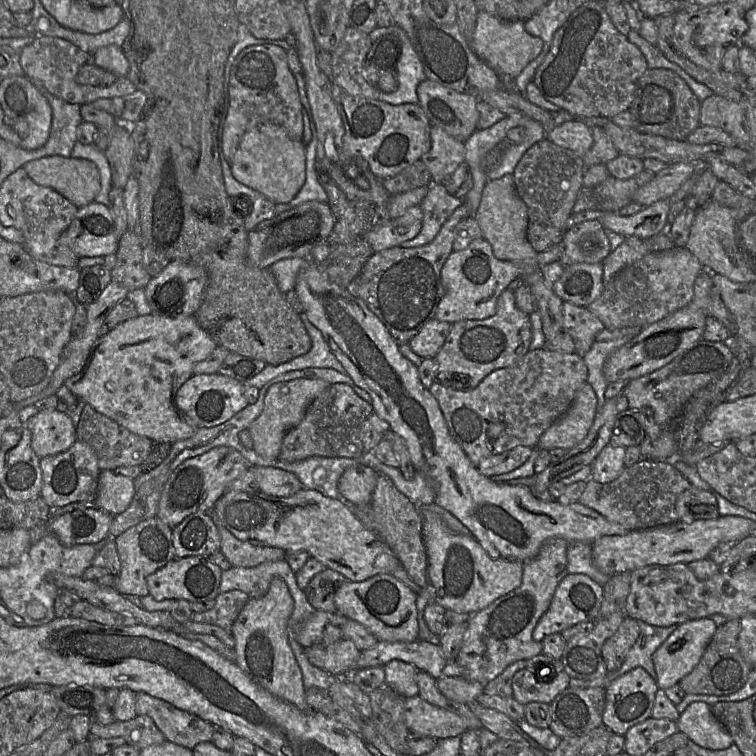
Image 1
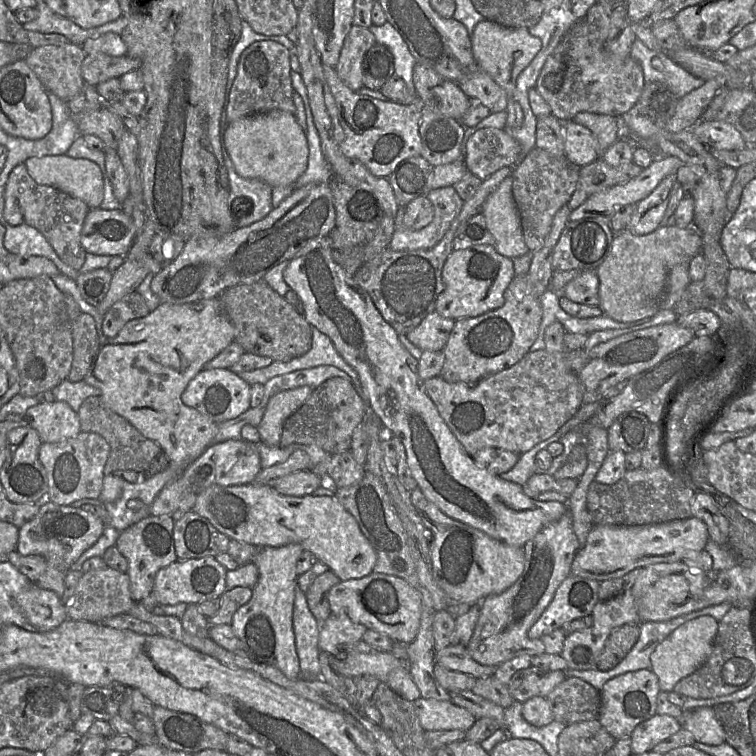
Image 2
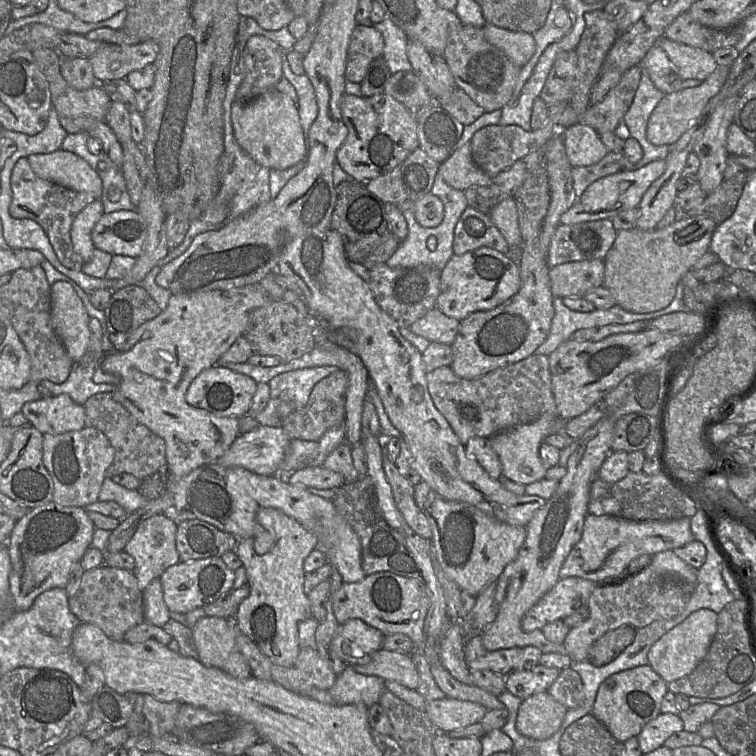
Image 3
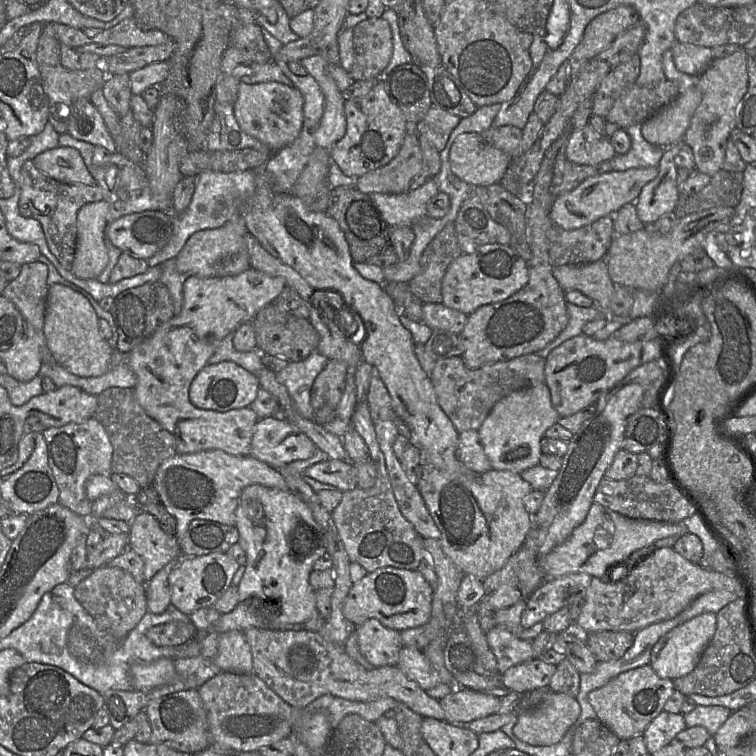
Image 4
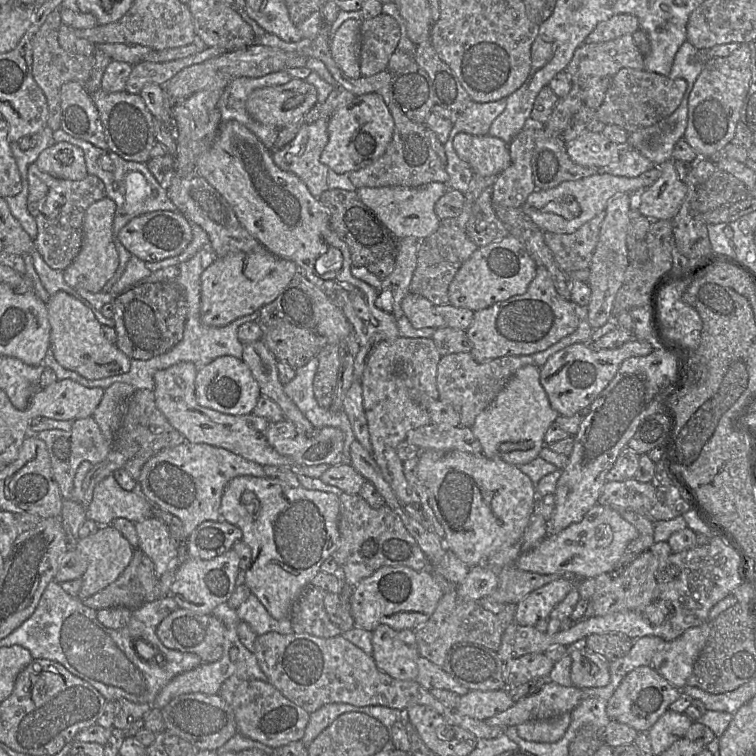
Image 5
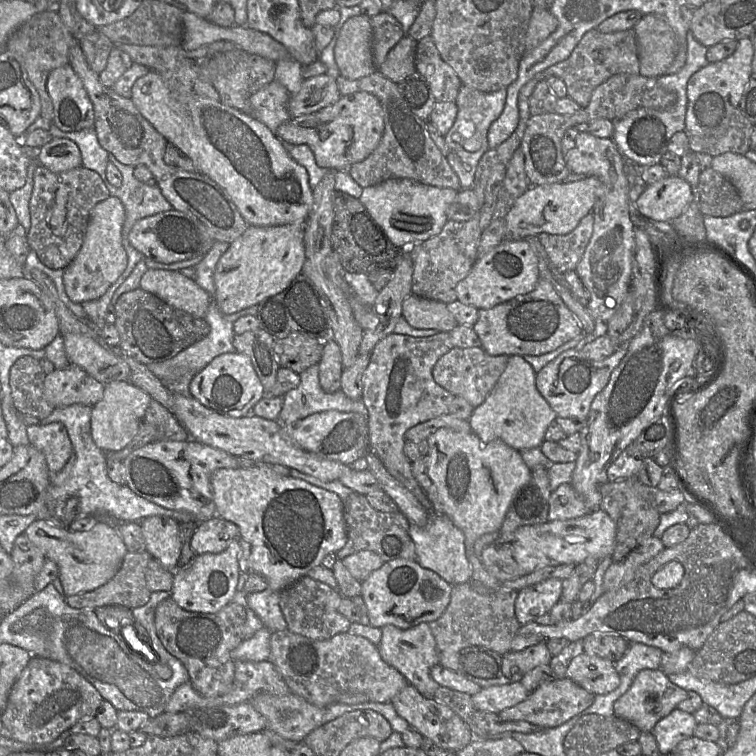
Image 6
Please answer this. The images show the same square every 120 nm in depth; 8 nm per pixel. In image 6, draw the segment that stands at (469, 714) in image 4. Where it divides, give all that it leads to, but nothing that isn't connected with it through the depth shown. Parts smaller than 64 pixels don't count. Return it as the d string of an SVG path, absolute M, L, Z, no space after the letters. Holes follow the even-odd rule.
M520 681L505 685L494 685L482 688L472 695L473 706L479 711L499 713L524 701L530 692Z

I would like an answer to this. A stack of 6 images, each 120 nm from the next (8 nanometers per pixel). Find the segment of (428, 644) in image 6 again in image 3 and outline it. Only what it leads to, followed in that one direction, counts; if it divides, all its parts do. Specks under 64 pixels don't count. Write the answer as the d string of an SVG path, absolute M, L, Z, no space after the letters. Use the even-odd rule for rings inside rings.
M349 619L340 624L332 639L332 650L346 664L365 665L369 663L375 652L382 649L384 636L380 630L361 619ZM345 642L349 642L352 649L351 655L346 656L342 652L342 646Z

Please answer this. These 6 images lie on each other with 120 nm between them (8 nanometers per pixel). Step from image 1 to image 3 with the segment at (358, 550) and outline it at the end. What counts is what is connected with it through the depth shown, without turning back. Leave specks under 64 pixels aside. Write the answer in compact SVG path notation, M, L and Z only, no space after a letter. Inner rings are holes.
M209 463L173 483L173 507L177 511L177 522L197 518L238 539L254 537L260 508L279 509L316 535L316 549L325 554L326 563L336 565L344 583L358 582L366 576L362 568L360 539L351 525L338 514L333 501L308 492L302 485L284 482L275 475L259 475L242 467Z

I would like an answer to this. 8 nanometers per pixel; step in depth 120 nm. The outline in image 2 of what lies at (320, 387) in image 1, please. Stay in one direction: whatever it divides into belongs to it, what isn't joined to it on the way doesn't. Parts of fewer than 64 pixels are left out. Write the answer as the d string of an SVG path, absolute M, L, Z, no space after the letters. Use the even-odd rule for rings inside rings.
M307 385L280 391L270 397L257 426L261 442L278 446L285 421L307 400L313 389Z

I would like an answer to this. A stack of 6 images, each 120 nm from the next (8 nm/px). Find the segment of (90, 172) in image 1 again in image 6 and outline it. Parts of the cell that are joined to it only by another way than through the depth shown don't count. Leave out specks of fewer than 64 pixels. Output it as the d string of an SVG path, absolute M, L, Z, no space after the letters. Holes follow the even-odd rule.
M54 138L39 148L38 163L54 173L66 172L82 166L81 152L70 139Z

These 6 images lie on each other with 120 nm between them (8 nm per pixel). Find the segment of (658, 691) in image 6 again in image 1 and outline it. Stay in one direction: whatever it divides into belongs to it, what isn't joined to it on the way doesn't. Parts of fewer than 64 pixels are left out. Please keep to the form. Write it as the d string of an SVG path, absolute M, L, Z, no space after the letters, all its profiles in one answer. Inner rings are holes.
M636 667L613 680L605 688L603 725L612 733L625 735L630 727L651 717L658 689L656 680L642 667Z

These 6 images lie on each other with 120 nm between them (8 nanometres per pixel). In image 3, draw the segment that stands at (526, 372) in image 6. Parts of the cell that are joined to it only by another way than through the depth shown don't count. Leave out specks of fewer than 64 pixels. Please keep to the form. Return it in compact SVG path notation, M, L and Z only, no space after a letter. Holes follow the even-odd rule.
M544 413L535 420L517 425L491 436L490 442L502 464L502 476L520 484L530 484L545 478L546 466L539 455L539 447L552 432L563 430L564 419L557 414Z

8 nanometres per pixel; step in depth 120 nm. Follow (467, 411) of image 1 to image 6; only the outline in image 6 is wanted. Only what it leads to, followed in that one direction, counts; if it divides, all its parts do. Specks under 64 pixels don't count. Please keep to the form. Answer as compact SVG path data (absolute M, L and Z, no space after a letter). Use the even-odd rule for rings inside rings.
M454 347L437 361L432 375L438 385L456 397L463 397L476 408L484 402L493 390L504 372L508 360L508 355L491 356L482 347Z

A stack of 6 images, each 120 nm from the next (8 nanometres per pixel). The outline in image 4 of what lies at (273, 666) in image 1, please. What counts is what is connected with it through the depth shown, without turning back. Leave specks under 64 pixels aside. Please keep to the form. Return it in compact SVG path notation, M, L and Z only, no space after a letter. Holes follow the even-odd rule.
M252 484L252 485L245 487L242 490L242 493L241 493L241 496L239 499L239 504L237 506L235 515L236 515L235 526L239 532L238 543L243 548L243 550L245 551L246 556L247 556L247 561L245 564L245 566L246 566L245 573L242 576L240 583L237 585L238 591L239 591L239 599L242 603L246 599L256 597L264 602L264 606L261 606L261 607L258 607L257 605L255 605L255 603L250 603L250 606L253 609L260 612L264 617L264 626L265 627L261 627L261 628L286 631L287 629L292 627L292 625L303 624L307 620L311 619L313 616L317 616L319 614L319 611L317 610L317 607L316 607L315 590L313 589L313 587L311 586L311 584L309 582L309 575L310 575L311 571L314 570L313 565L314 565L315 561L326 552L326 546L325 546L325 538L324 538L323 531L322 531L320 525L313 518L309 507L300 498L298 498L295 494L293 494L289 490L270 488L270 487L261 485L261 484ZM253 496L258 497L257 501L261 503L262 507L260 508L258 506L253 506L253 509L251 511L252 506L250 506L248 509L246 509L246 501L250 497L253 497ZM256 525L258 527L261 526L263 528L262 534L258 534L256 532L256 529L255 529Z

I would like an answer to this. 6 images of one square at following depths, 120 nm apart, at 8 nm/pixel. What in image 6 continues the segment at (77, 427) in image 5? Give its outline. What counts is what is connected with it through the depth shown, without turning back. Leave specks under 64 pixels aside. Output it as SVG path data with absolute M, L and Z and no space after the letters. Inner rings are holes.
M60 422L30 425L27 436L29 444L44 454L50 475L60 472L73 454L67 429Z

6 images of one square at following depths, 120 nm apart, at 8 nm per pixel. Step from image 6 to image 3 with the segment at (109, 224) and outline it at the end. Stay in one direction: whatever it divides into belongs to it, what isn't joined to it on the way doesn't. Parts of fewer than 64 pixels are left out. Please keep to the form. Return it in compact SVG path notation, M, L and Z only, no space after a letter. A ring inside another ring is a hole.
M96 199L88 204L73 221L71 228L73 248L82 257L84 263L89 262L93 257L95 246L91 233L103 214L103 204L100 199Z

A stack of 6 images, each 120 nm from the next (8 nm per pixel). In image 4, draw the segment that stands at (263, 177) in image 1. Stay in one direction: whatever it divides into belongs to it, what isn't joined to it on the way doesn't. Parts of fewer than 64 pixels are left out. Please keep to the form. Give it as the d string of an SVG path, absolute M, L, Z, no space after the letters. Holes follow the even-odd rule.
M279 82L240 83L234 115L242 131L277 152L300 135L303 128L303 104L302 94L293 85Z

